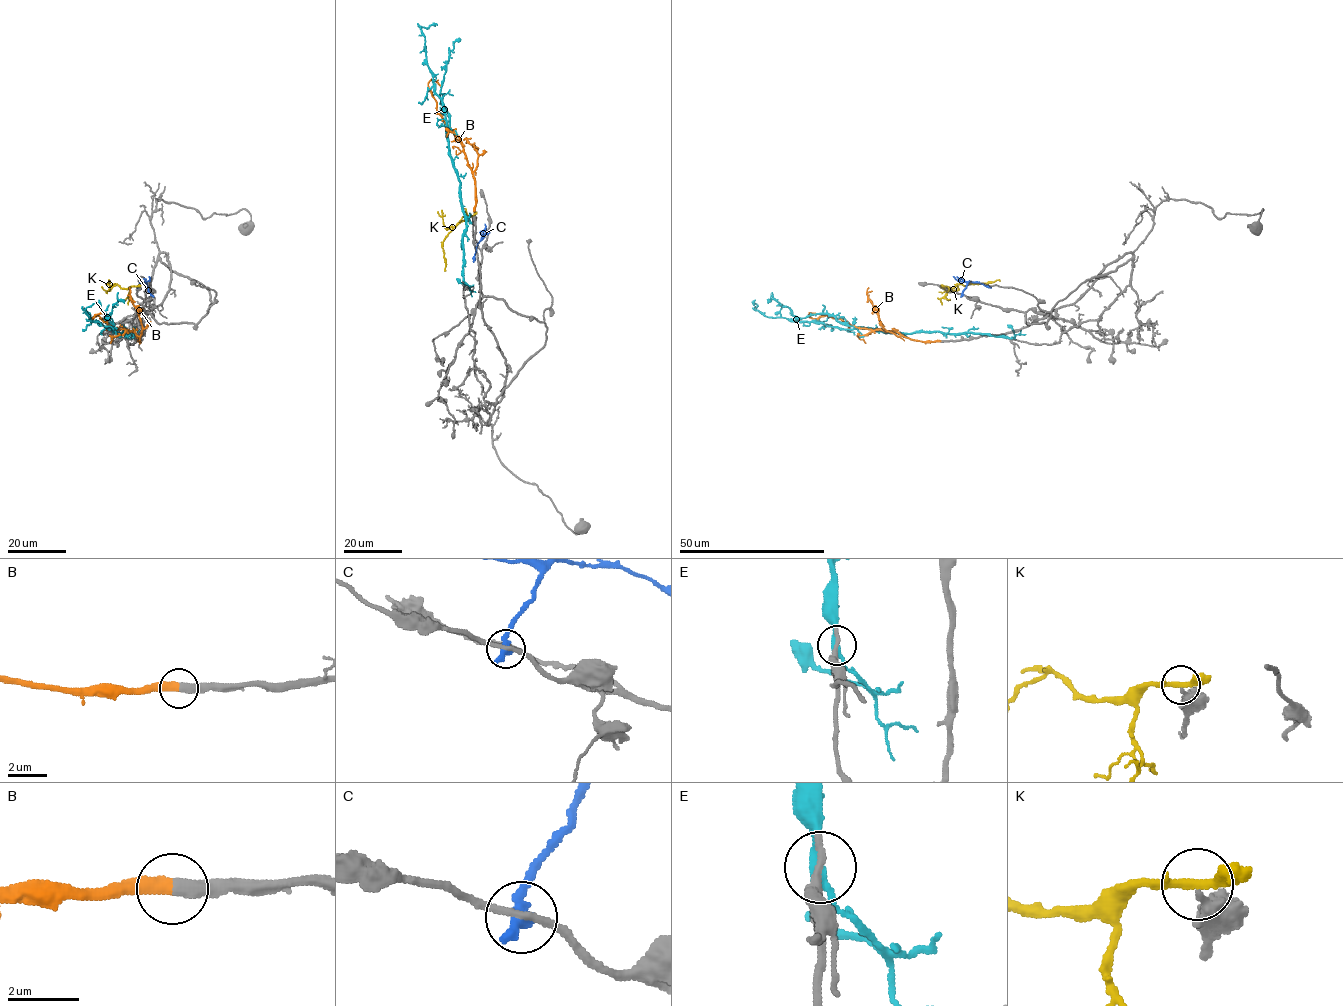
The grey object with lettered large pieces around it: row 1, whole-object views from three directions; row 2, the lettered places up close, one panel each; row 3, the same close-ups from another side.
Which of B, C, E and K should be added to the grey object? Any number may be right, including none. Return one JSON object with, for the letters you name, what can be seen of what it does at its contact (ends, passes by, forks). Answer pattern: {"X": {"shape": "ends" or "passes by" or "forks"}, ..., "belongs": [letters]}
{"B": {"shape": "ends"}, "belongs": ["B"]}

